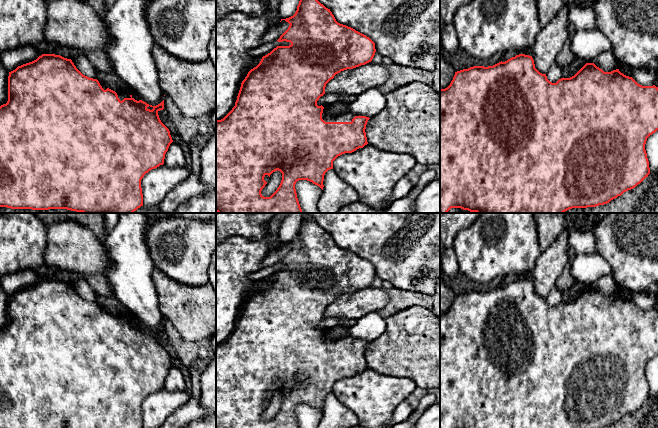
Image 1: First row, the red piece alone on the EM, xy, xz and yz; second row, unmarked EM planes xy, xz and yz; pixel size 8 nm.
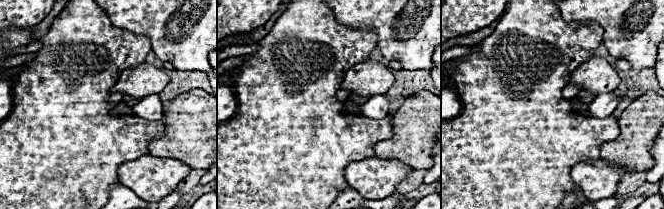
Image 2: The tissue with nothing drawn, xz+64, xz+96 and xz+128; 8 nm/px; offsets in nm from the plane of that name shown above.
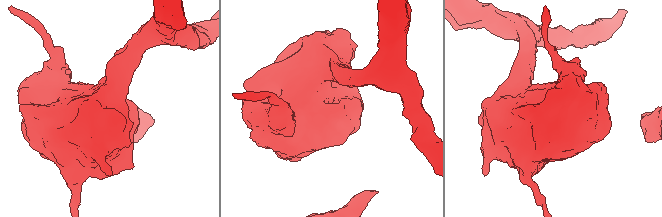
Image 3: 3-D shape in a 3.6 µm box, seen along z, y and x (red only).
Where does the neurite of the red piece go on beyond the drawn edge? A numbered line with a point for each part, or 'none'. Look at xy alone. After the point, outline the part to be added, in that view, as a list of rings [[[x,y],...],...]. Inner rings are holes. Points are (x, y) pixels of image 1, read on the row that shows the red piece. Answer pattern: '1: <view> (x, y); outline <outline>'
1: xy (125, 93); outline [[[128,86],[124,90],[116,92],[120,101],[124,98],[134,98],[135,100],[139,101],[141,98]]]

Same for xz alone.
1: xz (347, 116); outline [[[322,105],[322,106],[324,107],[323,113],[322,113],[322,119],[325,122],[351,122],[355,116],[358,116],[358,115],[354,115],[350,112],[345,112],[345,113],[337,115],[337,116],[329,116],[325,112],[325,108],[327,105]]]

